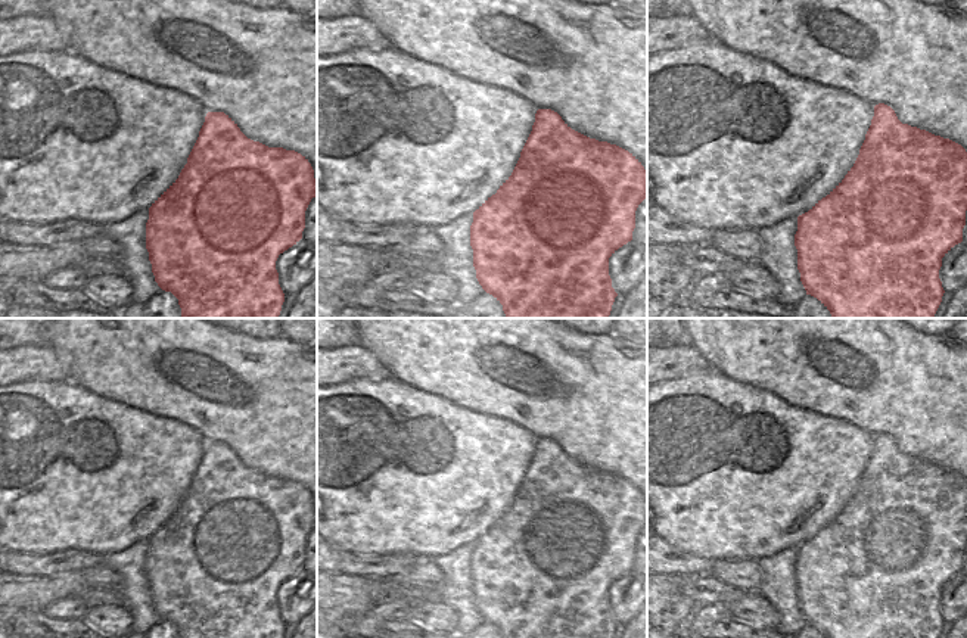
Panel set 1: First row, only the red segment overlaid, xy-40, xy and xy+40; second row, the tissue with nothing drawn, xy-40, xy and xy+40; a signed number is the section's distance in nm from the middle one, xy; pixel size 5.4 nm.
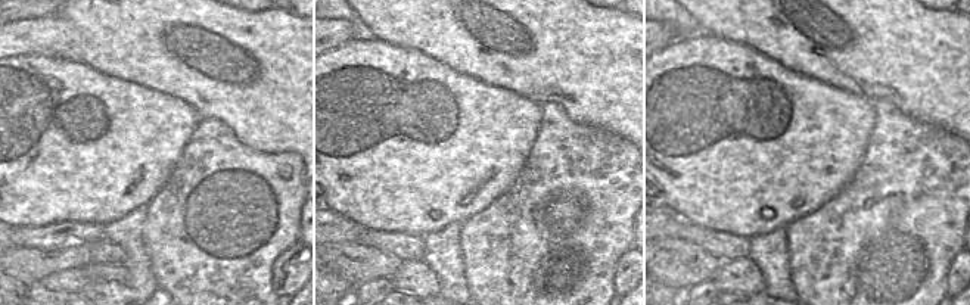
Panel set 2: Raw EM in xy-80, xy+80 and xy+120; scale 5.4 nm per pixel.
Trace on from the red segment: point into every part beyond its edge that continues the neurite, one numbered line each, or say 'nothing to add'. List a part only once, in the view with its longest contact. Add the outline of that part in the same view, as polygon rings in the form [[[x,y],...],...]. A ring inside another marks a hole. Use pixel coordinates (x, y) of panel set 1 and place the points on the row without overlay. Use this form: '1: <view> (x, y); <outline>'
nothing to add

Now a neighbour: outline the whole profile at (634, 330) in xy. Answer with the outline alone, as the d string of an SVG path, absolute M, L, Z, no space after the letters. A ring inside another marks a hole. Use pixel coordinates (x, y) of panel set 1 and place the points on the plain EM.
M616 318L612 333L628 342L647 346L647 318Z

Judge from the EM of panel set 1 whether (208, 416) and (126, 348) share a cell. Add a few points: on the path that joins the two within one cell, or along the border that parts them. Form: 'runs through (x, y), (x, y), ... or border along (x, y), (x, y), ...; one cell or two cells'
runs through (187, 395), (177, 386), (167, 385), (146, 364); one cell

